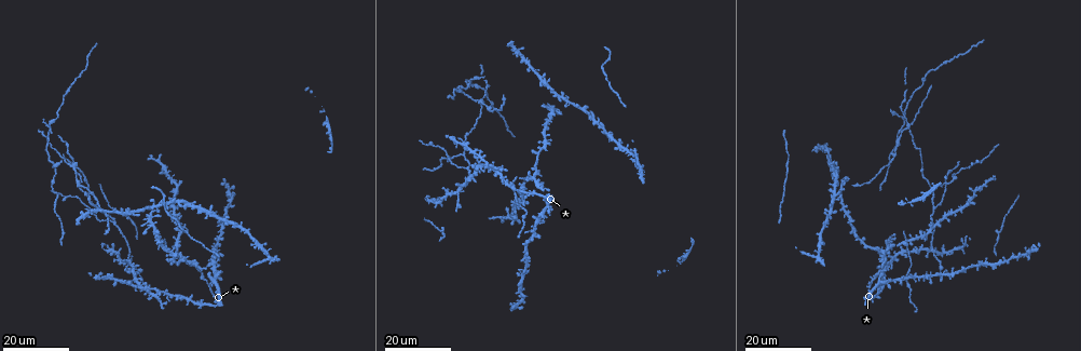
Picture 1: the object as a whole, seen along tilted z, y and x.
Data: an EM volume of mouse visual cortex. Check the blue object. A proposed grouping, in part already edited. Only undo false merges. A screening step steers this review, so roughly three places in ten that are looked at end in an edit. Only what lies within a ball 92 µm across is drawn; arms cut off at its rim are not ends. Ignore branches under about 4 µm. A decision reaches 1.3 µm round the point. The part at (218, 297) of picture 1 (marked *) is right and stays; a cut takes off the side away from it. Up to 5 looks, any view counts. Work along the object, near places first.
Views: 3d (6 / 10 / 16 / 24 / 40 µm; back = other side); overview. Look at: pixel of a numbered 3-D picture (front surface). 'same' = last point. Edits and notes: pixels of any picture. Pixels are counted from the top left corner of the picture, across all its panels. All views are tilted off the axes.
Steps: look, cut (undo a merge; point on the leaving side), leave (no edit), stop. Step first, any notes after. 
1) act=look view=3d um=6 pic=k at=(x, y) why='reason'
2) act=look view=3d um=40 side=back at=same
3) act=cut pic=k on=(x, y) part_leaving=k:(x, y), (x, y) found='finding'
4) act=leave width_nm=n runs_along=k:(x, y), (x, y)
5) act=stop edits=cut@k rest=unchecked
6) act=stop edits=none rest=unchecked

act=look view=3d um=16 pic=1 at=(261, 245)

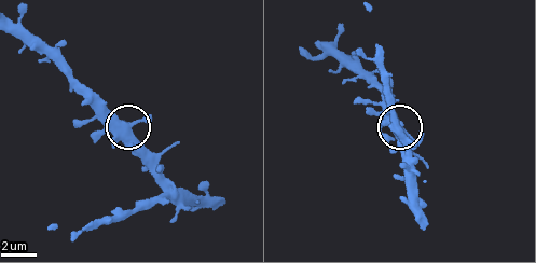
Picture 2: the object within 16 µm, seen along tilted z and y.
act=look view=3d um=6 pic=2 at=(135, 124)

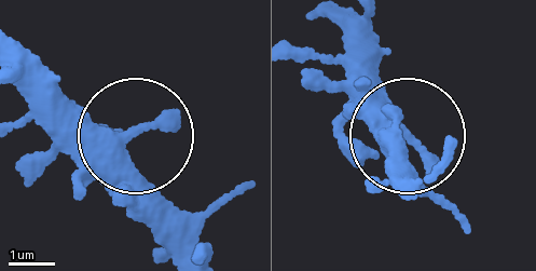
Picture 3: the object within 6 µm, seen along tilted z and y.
act=leave runs_along=3:(22, 65), (129, 139), (177, 207), (235, 193) found='all the same neuron'

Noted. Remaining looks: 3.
act=look view=3d um=16 pic=1 at=(209, 264) why='small branch off a trunk'

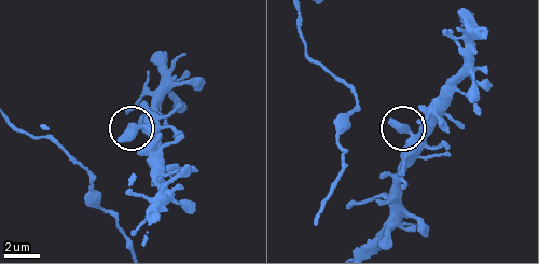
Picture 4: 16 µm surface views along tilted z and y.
act=look view=3d um=10 pic=4 at=(412, 137)

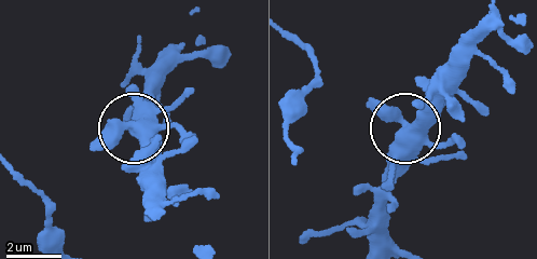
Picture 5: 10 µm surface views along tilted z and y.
act=leave found='continuous, no second neuron'

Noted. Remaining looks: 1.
act=stop edits=none rest=unchecked

